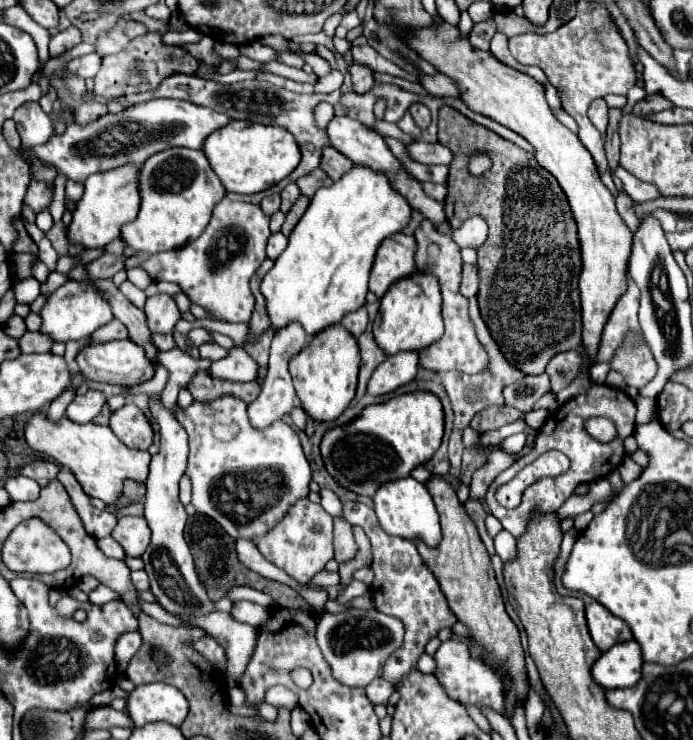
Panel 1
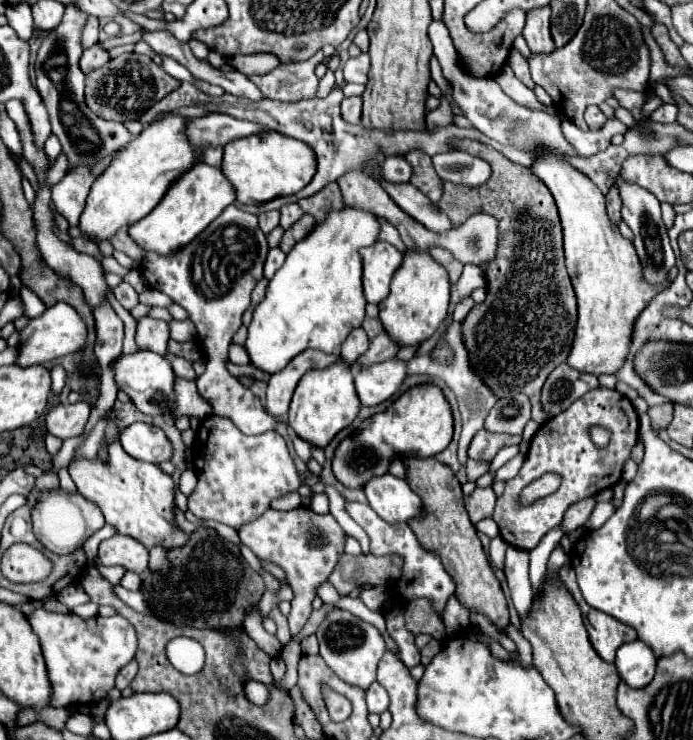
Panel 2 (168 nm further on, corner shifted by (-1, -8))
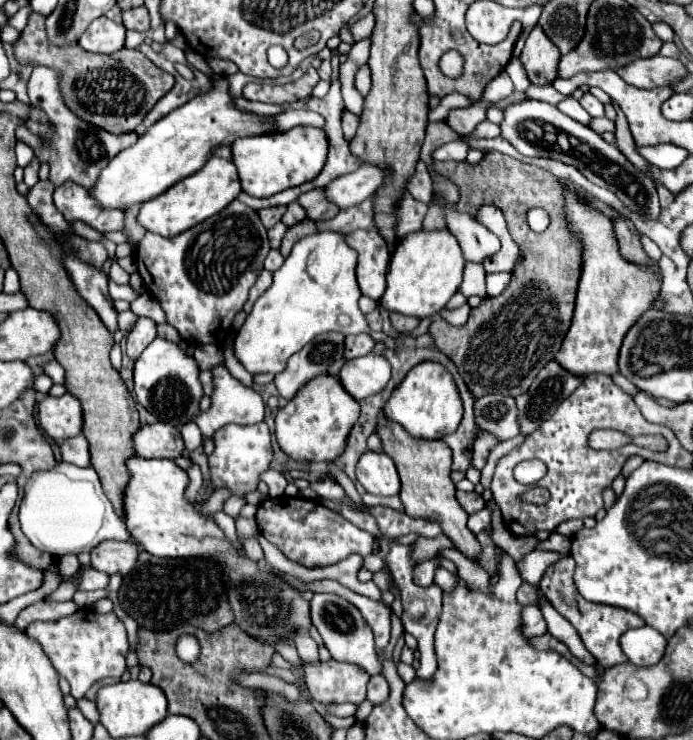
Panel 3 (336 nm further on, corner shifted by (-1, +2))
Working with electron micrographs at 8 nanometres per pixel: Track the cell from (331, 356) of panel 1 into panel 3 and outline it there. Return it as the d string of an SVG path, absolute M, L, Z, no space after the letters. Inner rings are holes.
M321 375L313 377L313 381L309 381L309 385L305 385L305 389L297 393L297 397L293 397L293 401L279 409L275 417L275 433L281 449L289 457L297 461L305 459L327 463L341 455L347 433L357 421L357 417L359 403L353 401L353 397L345 393L345 389L341 389L341 381L337 381L337 377L333 375Z

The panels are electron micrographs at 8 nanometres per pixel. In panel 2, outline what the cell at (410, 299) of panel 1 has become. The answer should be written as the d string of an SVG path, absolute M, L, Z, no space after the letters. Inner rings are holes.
M405 251L401 269L393 275L391 293L379 303L379 319L385 331L399 345L417 345L429 339L447 315L449 307L449 275L427 251Z

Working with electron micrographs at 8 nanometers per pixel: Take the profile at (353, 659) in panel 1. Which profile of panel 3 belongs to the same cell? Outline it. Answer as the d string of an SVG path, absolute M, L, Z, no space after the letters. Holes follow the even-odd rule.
M335 593L313 595L313 599L311 599L311 621L317 627L323 643L329 649L333 659L359 665L369 675L381 673L381 663L377 661L377 653L375 653L373 631L369 629L367 621L361 617L361 611L355 605L351 605L349 601L345 601L343 597L335 595Z

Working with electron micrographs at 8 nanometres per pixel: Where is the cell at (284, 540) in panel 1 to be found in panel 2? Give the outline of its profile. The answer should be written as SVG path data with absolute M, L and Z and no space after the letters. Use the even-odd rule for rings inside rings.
M297 507L293 511L273 511L267 509L261 517L251 523L245 523L239 529L239 539L259 557L275 561L285 573L287 581L293 587L293 609L289 613L289 631L297 635L311 615L311 601L315 599L315 587L319 587L331 571L335 569L339 557L345 551L347 533L333 519L333 515L319 515L307 507ZM297 617L297 619L293 619Z

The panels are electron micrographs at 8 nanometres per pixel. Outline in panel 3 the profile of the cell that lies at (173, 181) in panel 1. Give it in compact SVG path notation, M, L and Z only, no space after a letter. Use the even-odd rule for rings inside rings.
M211 157L203 165L203 169L193 173L193 177L181 179L181 183L169 187L165 193L161 193L161 197L155 197L153 201L147 201L145 205L141 205L137 221L151 233L159 233L163 237L173 237L173 235L179 235L179 233L195 227L197 223L205 221L207 217L219 213L239 193L241 193L241 185L239 185L235 165L227 159Z

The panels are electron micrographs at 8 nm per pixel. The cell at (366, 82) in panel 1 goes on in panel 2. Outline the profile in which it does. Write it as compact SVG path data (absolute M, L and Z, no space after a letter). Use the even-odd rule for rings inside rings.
M347 97L341 103L341 115L347 123L357 125L361 121L361 97Z

